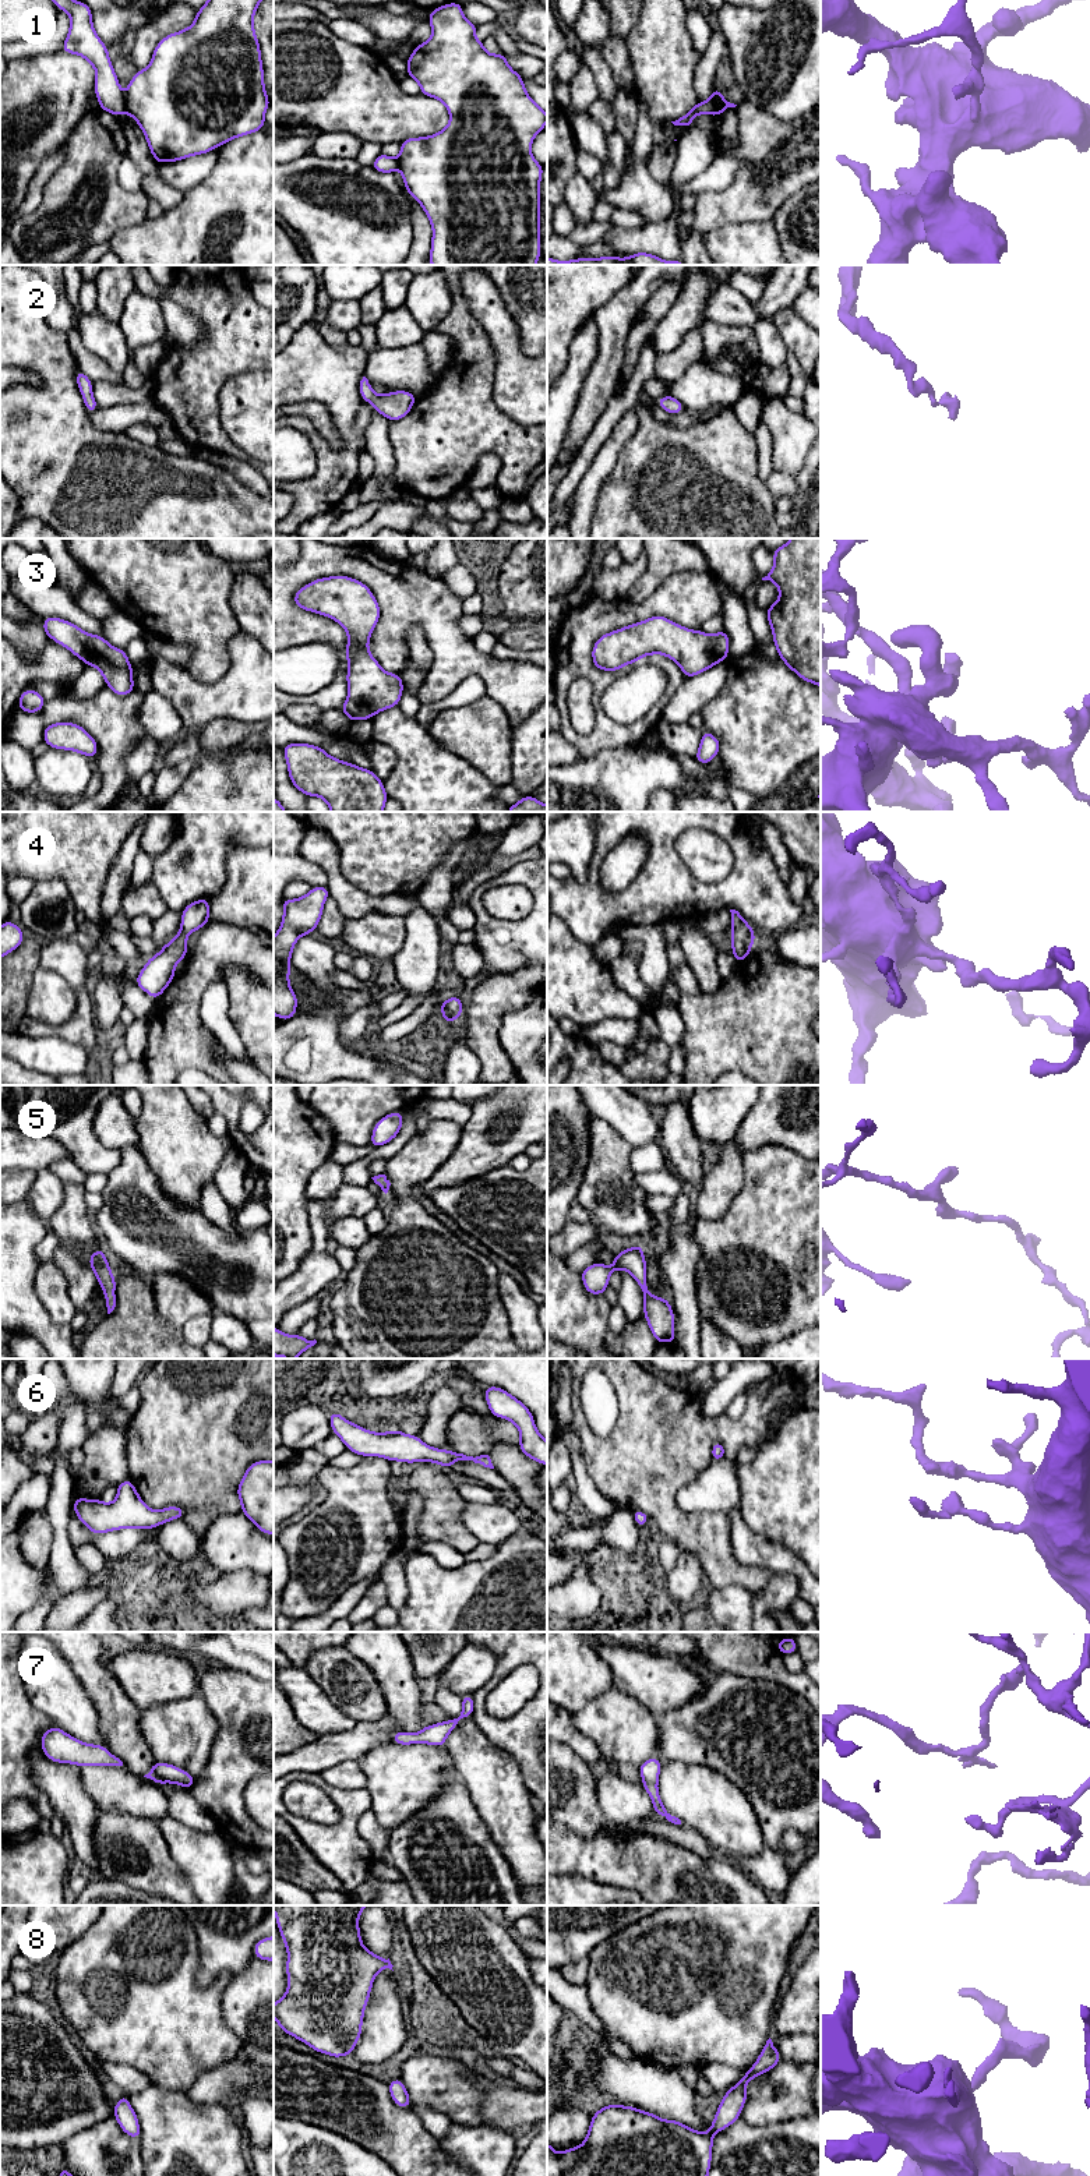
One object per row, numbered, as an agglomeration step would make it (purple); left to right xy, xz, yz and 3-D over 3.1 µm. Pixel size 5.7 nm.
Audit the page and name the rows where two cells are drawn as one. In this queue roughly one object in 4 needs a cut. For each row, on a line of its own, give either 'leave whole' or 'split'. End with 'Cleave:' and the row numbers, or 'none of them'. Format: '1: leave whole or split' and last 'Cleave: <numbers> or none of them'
1: split
2: leave whole
3: leave whole
4: leave whole
5: leave whole
6: leave whole
7: leave whole
8: leave whole
Cleave: 1

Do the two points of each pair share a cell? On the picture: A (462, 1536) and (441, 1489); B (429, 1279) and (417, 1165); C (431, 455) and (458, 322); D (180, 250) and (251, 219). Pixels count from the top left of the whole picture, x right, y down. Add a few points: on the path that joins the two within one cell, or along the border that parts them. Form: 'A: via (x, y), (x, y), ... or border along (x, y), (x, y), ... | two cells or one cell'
A: via (451, 1525), (441, 1515), (441, 1500) | one cell
B: via (415, 1251), (408, 1215), (408, 1193) | one cell
C: via (457, 421), (471, 373), (479, 364), (475, 356) | one cell
D: via (198, 232), (218, 212), (235, 208) | one cell

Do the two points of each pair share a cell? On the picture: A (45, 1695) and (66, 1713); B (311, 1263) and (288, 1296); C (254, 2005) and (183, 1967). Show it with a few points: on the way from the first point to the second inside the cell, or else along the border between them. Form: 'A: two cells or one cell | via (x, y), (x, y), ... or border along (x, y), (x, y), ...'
A: one cell | via (50, 1698), (60, 1708)
B: one cell | via (311, 1271), (296, 1288)
C: two cells | border along (230, 1980), (222, 1996), (222, 2019), (225, 2023)

